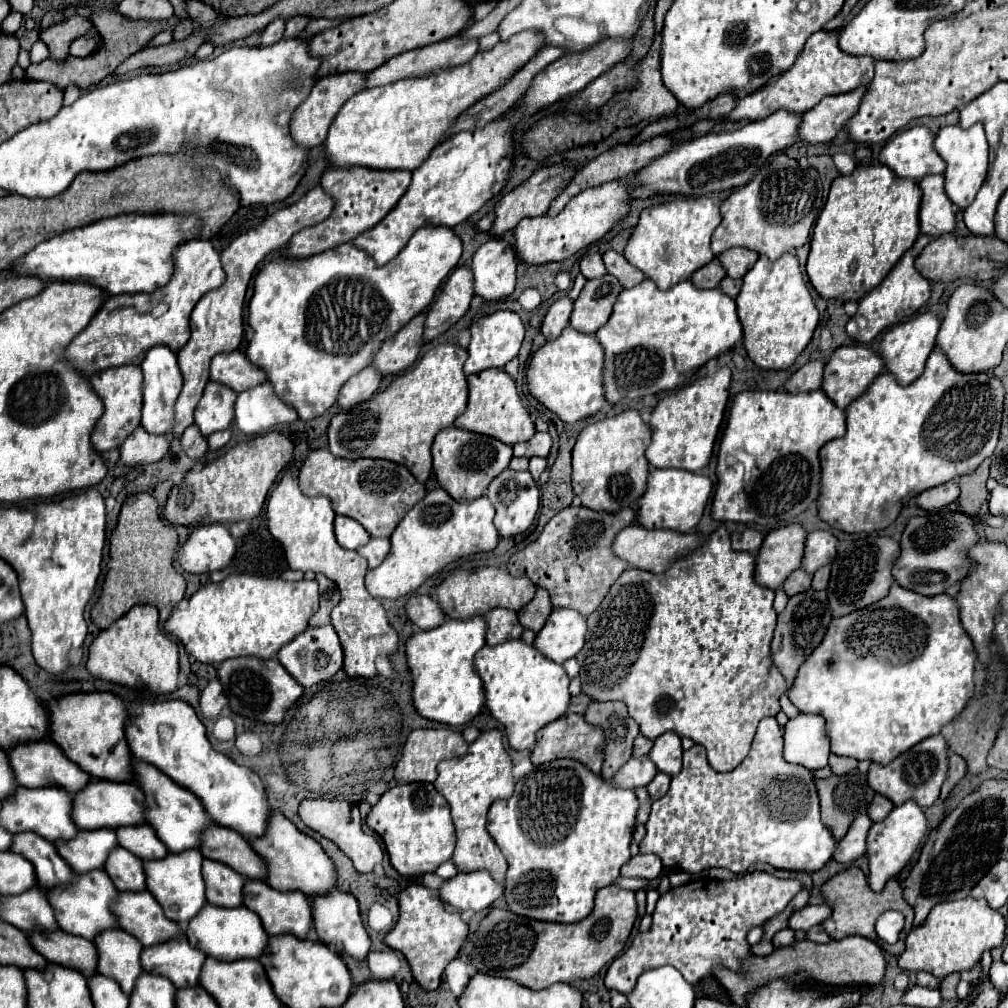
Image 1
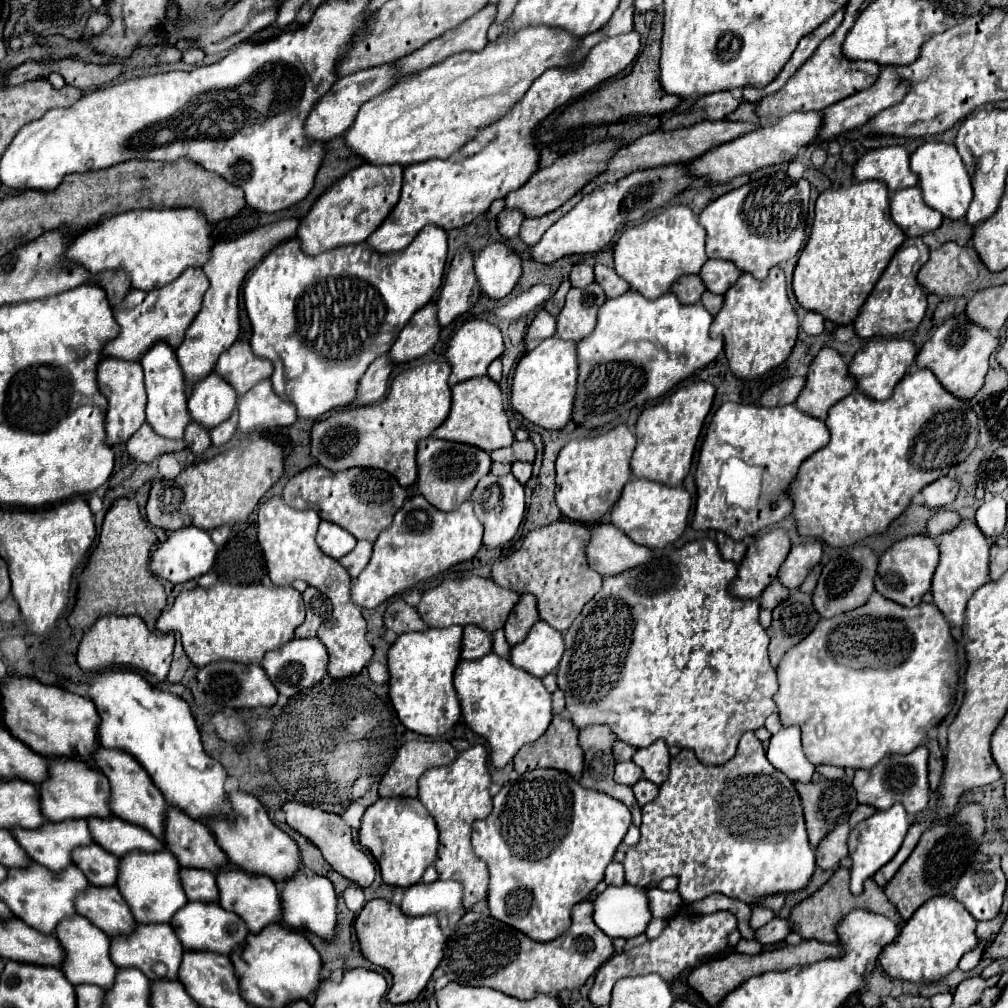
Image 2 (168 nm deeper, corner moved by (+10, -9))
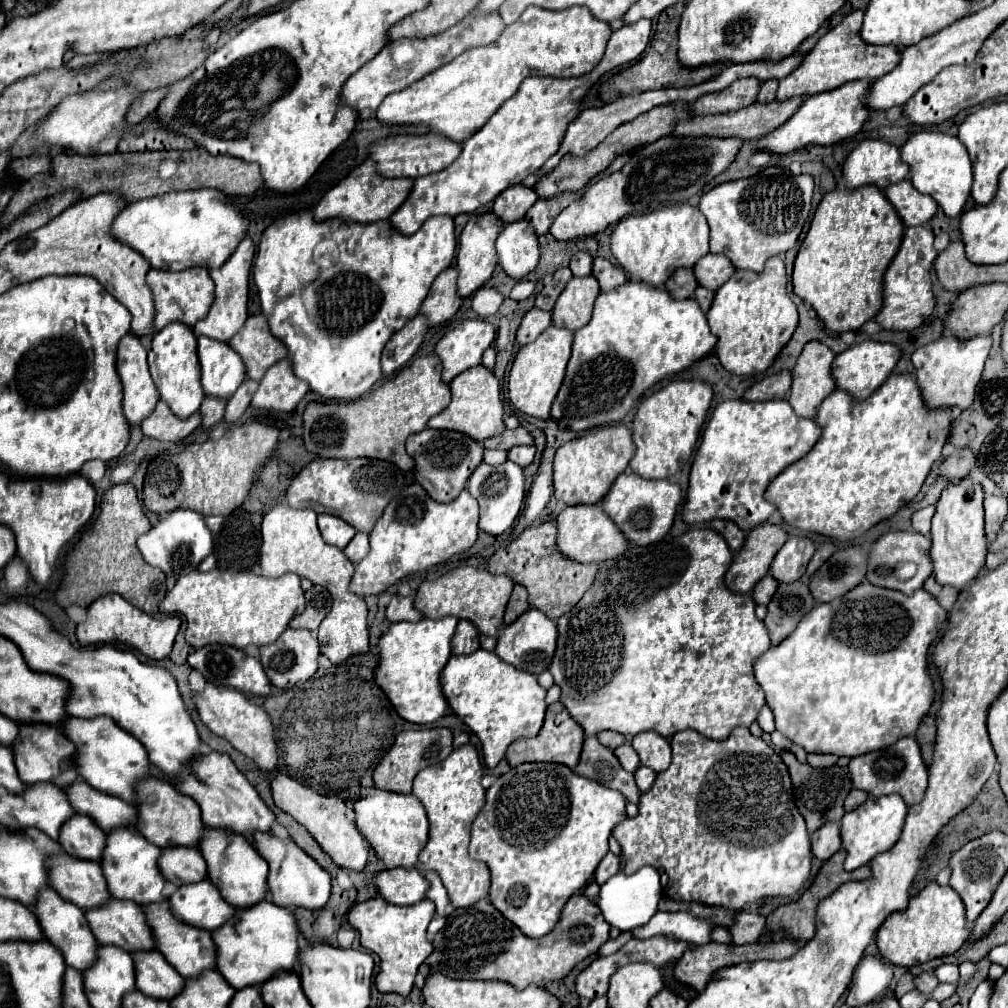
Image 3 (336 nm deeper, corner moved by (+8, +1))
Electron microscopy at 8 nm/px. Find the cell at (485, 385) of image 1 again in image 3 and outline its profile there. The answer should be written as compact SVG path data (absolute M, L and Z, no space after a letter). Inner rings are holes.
M474 366L462 374L458 374L458 378L454 378L450 382L450 390L452 390L452 402L436 416L432 416L428 420L430 428L442 428L442 430L456 430L462 434L468 434L470 438L482 442L490 436L498 436L504 430L504 406L500 400L500 382L498 378L480 366Z

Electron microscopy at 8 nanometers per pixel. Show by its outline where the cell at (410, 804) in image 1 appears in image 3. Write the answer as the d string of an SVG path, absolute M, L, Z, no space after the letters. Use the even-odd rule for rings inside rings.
M374 788L370 794L356 800L354 812L356 812L354 820L356 828L368 840L368 844L374 848L376 856L384 862L386 868L400 866L410 870L416 866L418 854L428 842L428 816L418 798L414 798L412 794L404 796Z

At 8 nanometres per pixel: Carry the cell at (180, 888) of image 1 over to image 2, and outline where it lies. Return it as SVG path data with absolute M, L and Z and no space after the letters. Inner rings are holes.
M162 850L156 856L128 856L128 860L120 860L118 890L124 900L128 900L128 906L140 924L168 924L172 922L172 916L188 902L180 882L180 864L168 850Z

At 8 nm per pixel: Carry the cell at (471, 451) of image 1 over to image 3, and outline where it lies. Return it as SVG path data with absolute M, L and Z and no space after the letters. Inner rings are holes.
M424 428L422 432L416 432L406 440L406 450L416 462L414 476L420 482L420 486L428 492L428 496L436 502L450 502L466 488L470 474L482 462L484 446L460 432Z

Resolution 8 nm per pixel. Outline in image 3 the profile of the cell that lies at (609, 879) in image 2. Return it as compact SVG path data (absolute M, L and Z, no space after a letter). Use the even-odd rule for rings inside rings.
M608 852L608 854L602 858L602 862L598 864L598 868L596 868L596 872L594 872L594 880L602 886L608 878L612 878L612 876L616 874L616 870L618 870L618 860L616 860L616 854Z

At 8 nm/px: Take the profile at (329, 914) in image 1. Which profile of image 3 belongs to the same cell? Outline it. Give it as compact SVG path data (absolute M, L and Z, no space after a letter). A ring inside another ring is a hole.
M258 832L254 834L254 842L256 842L256 850L258 854L268 862L270 870L268 870L268 888L272 890L274 896L274 904L278 906L286 906L286 908L310 908L310 910L318 910L322 908L328 898L330 898L330 874L326 874L326 870L322 870L322 866L318 866L318 862L314 862L302 848L298 848L290 838L278 838L274 832Z

